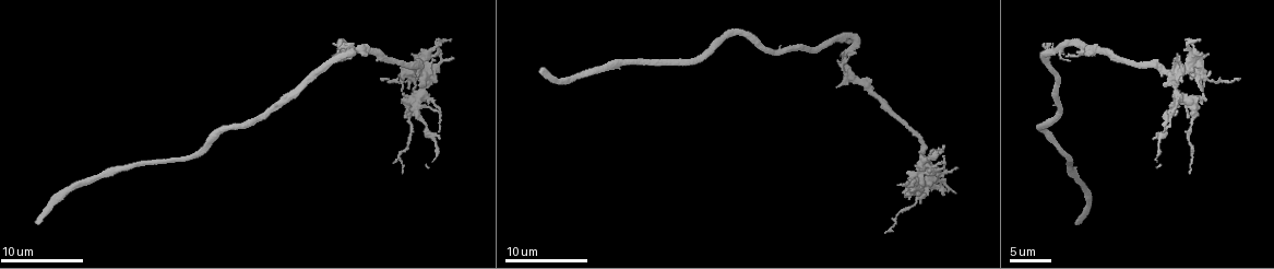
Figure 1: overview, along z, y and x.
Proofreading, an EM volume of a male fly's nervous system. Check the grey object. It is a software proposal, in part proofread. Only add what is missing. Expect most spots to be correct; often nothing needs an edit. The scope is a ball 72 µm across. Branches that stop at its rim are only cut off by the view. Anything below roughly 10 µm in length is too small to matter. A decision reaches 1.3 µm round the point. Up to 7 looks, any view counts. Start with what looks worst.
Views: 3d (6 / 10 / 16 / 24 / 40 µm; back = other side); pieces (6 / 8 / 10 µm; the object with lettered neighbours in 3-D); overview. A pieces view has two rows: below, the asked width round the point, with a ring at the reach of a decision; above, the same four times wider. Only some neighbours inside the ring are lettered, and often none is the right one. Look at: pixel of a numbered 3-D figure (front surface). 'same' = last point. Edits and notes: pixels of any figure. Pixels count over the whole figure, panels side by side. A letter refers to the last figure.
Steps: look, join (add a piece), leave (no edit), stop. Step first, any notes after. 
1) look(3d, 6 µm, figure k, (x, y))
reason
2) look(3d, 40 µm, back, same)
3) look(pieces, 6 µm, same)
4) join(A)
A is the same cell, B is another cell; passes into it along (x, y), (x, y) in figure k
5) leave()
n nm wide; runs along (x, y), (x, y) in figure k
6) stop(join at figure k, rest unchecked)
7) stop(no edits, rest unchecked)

look(pieces, 10 µm, figure 1, (885, 233))
branch stops here

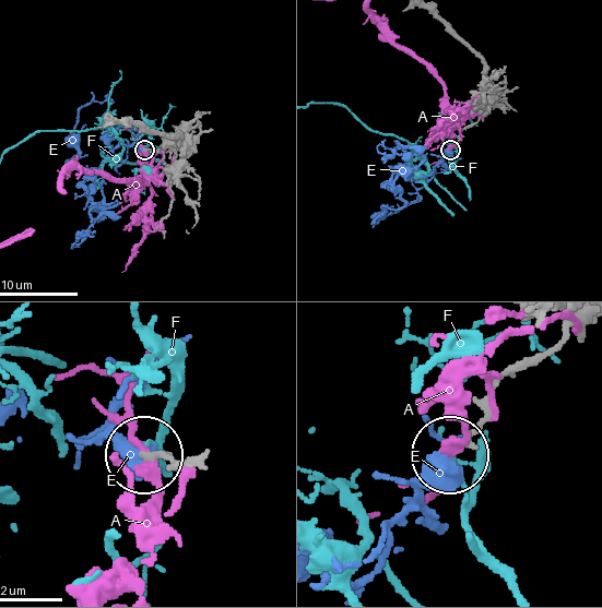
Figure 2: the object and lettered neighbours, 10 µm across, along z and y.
leave()
A, E and F are other cells; runs along (578, 324), (515, 362), (484, 418), (447, 454) in figure 2; no lettered piece goes on from it

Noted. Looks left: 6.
look(pieces, 6 µm, figure 1, (1067, 55))
branch stops here

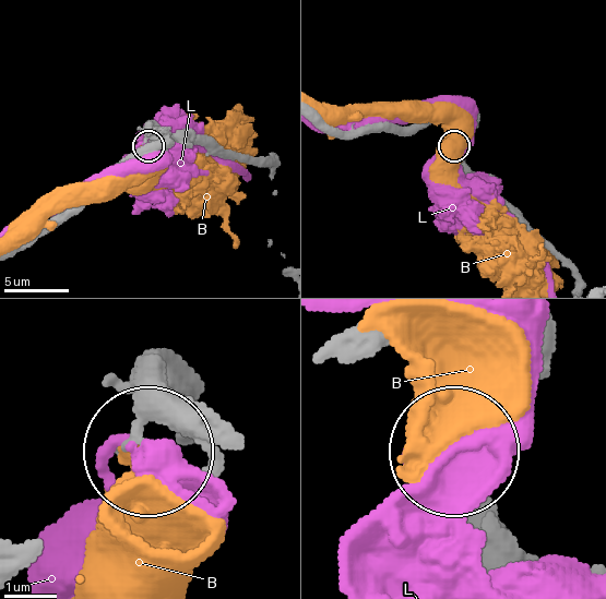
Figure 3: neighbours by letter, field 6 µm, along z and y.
leave()
B and L are other cells; no lettered piece goes on from it

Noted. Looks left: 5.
look(pieces, 10 µm, figure 1, (1202, 90))
an open end

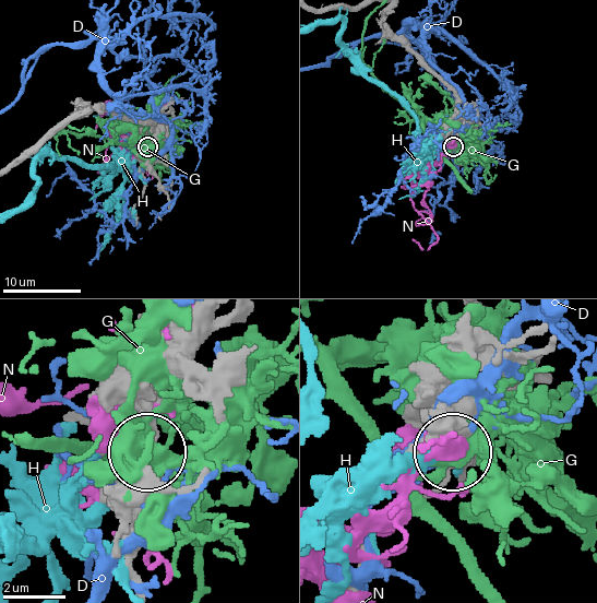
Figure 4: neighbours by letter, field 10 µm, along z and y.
leave()
D, G, H and N are other cells; no lettered piece goes on from it

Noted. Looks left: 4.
stop(no edits, rest unchecked)

